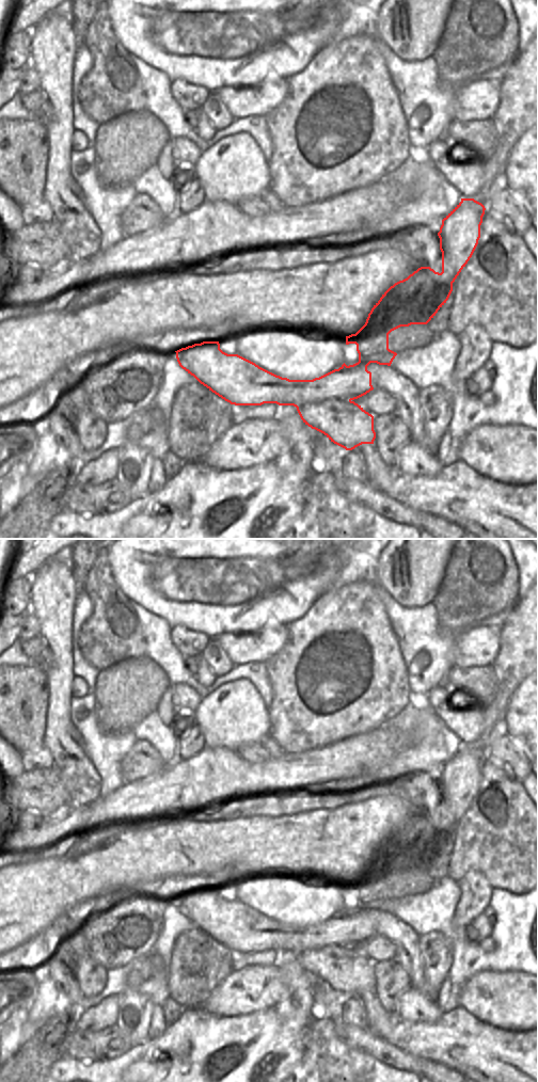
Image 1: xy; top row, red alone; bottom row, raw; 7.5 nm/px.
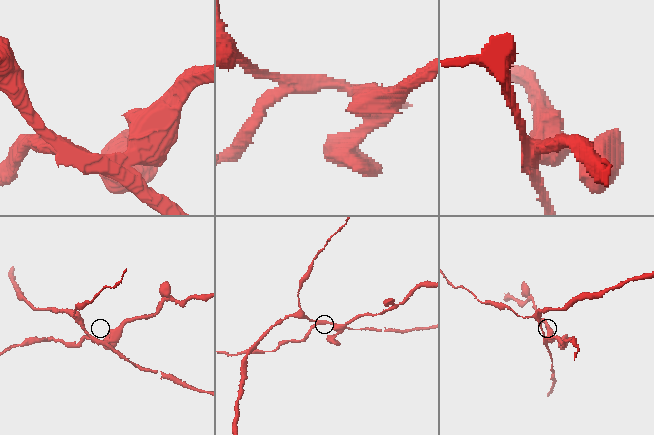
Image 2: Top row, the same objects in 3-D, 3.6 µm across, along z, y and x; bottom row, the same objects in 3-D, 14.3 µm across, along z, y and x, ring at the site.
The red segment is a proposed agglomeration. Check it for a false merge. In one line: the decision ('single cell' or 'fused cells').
fused cells

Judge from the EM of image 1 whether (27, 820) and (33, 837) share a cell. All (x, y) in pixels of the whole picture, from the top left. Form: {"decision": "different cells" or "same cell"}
{"decision": "different cells"}

